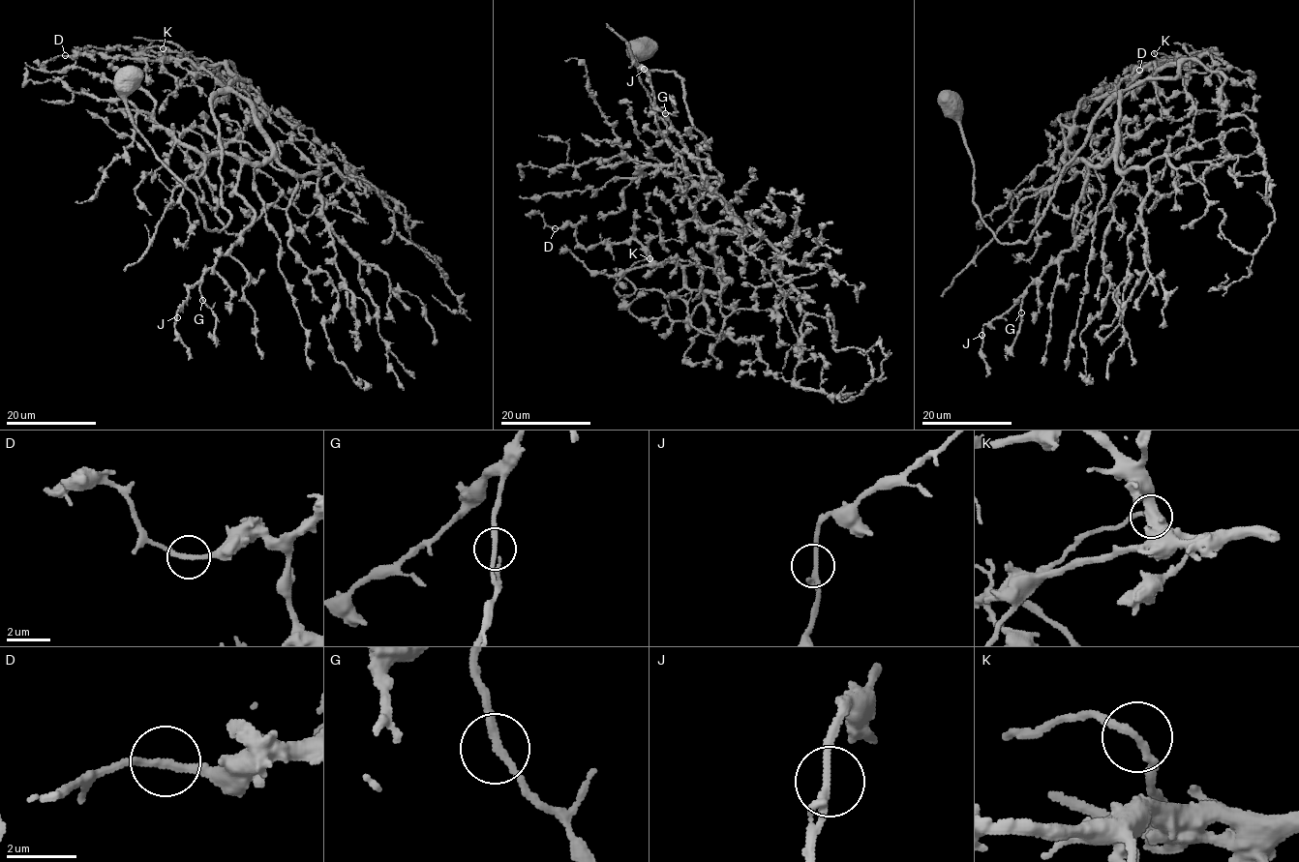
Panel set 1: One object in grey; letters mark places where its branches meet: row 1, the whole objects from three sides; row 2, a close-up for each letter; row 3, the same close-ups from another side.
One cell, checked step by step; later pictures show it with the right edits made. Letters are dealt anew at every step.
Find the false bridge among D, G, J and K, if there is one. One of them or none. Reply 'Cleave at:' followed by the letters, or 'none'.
Cleave at: K

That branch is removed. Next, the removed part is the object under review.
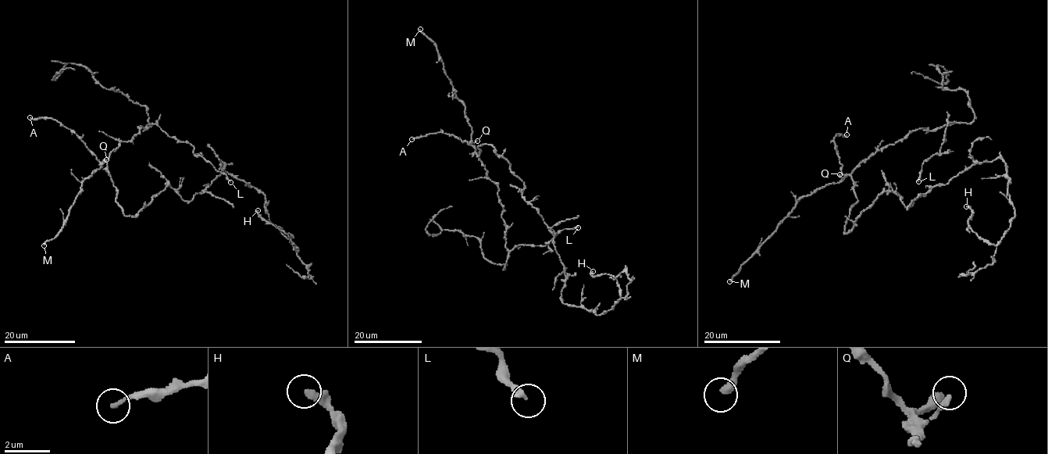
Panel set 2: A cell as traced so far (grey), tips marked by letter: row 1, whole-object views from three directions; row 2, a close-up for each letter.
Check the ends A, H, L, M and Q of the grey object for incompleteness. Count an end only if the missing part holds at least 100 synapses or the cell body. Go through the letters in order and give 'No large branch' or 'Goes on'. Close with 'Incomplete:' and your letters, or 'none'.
A: No large branch
H: No large branch
L: No large branch
M: Goes on
Q: No large branch
Incomplete: M

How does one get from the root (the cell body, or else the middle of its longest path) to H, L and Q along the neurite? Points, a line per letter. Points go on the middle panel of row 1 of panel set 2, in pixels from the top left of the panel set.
H: (495, 151), (550, 228), (564, 275), (561, 300), (600, 315), (620, 298), (619, 285), (593, 271)
L: (495, 151), (485, 144), (475, 152), (498, 189), (509, 250), (545, 246), (561, 230), (578, 227)
Q: (495, 151), (490, 144), (479, 145), (480, 152), (477, 156), (472, 143), (477, 141)

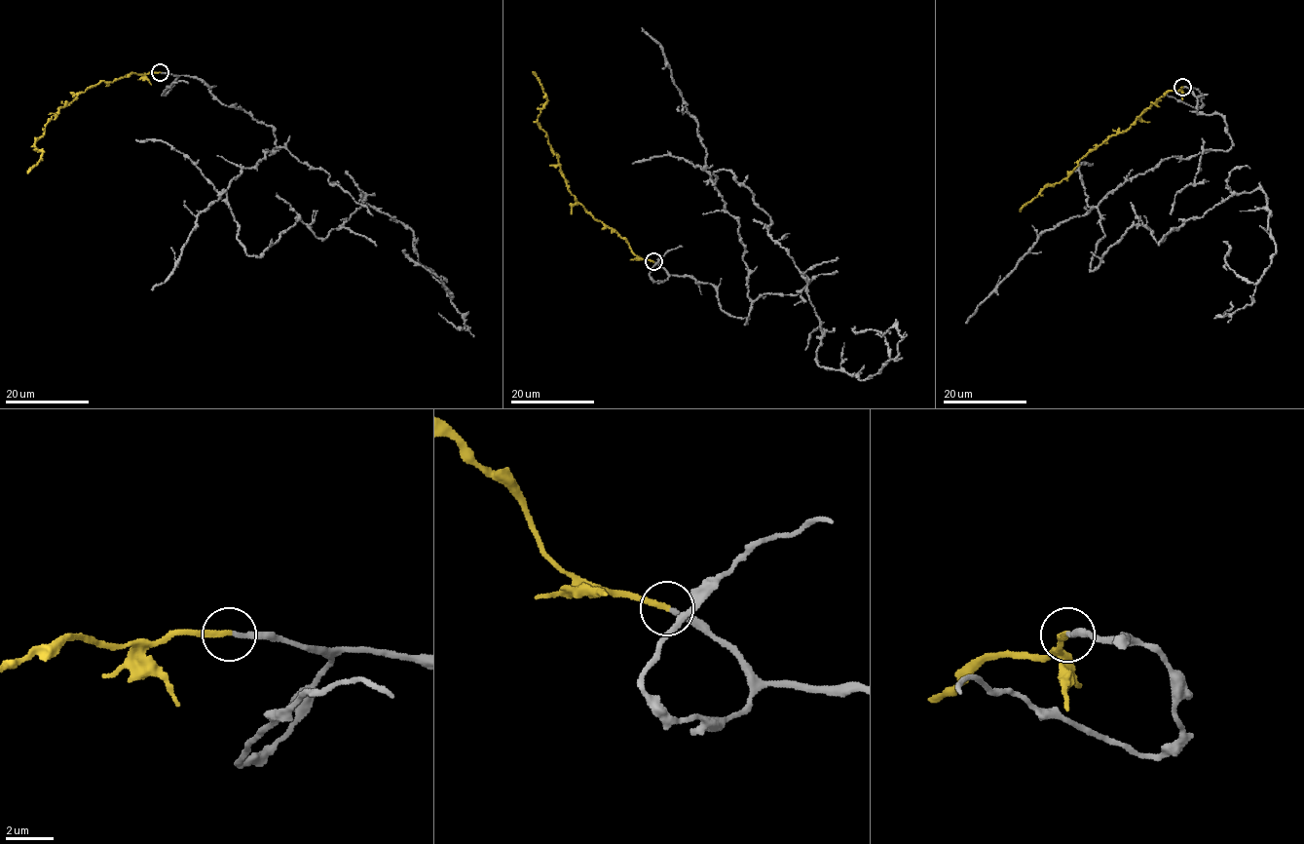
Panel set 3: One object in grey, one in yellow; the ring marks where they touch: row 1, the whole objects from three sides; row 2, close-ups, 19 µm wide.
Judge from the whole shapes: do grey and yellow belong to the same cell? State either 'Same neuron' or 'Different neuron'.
Same neuron

